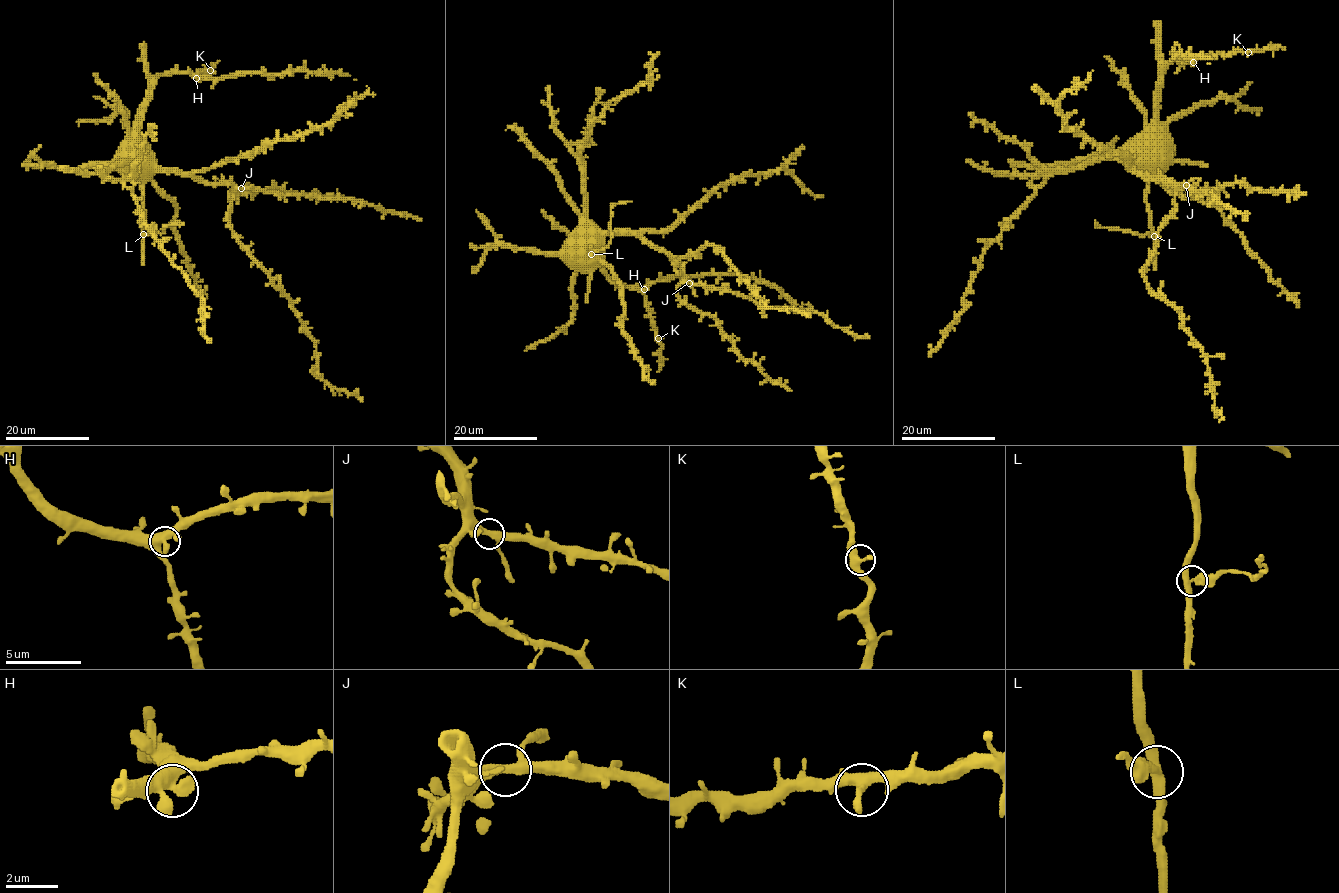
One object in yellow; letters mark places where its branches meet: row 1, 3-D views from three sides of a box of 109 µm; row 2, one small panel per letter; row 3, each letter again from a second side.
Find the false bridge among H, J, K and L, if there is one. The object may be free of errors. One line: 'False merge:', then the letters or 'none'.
False merge: L

